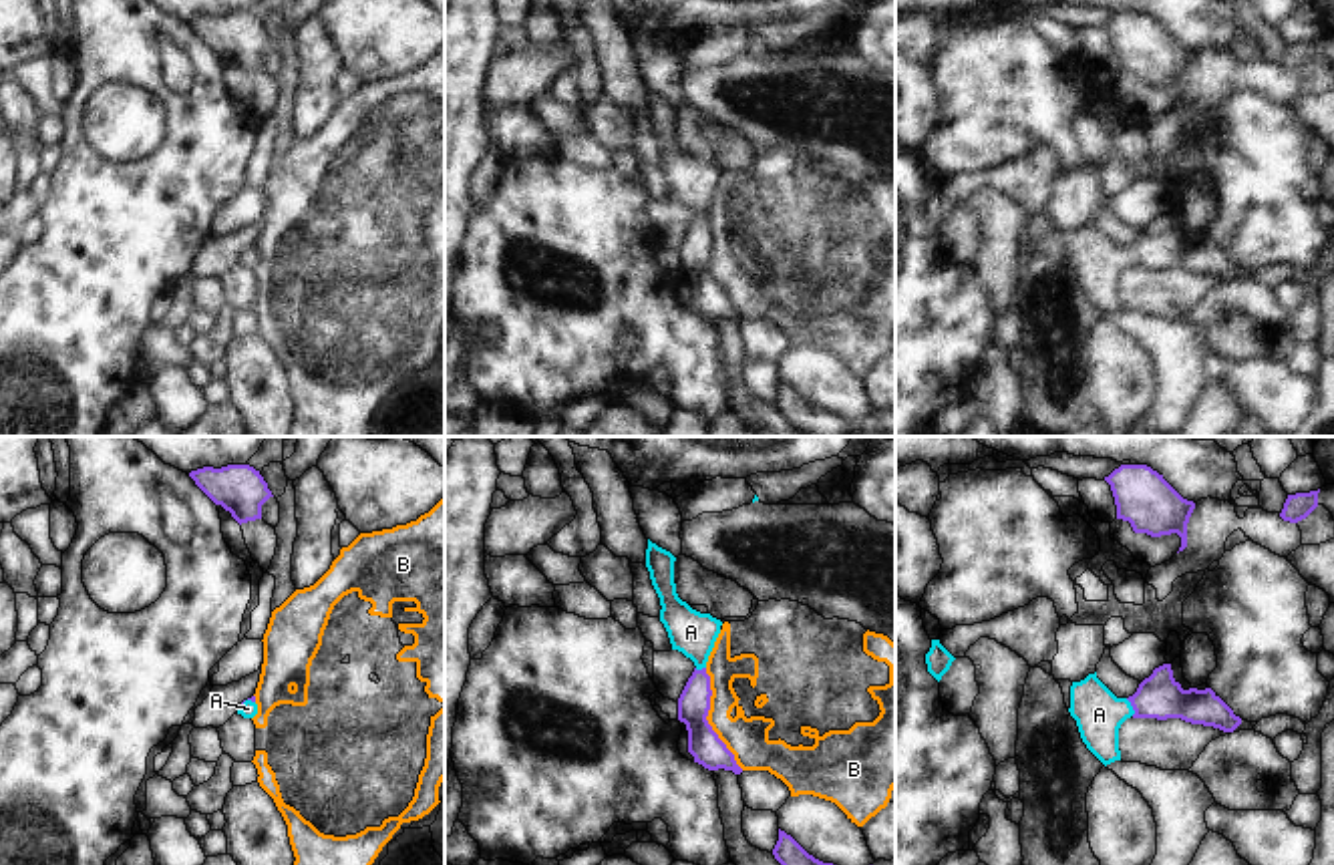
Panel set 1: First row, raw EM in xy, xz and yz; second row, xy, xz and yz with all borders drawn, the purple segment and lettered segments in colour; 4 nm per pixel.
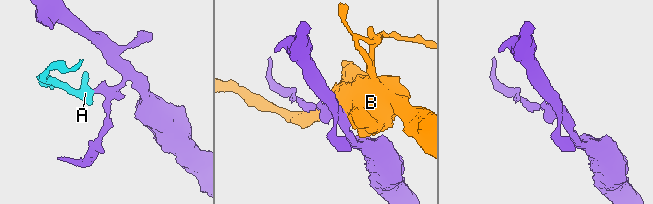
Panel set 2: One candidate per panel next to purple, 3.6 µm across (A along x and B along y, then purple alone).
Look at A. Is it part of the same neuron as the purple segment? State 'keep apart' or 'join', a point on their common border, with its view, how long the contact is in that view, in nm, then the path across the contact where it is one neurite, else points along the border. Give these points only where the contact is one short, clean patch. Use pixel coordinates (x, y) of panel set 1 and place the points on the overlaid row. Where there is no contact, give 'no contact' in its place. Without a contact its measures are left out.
join; contact yz (1131, 705); length 80 nm; way yz (1159, 697), (1131, 705), (1099, 715)

